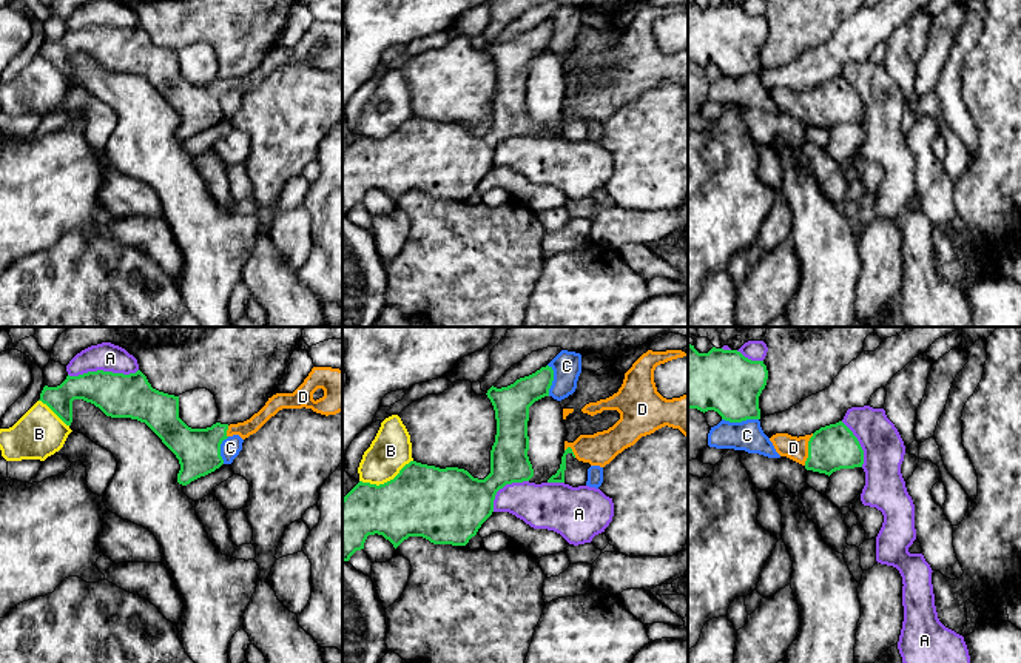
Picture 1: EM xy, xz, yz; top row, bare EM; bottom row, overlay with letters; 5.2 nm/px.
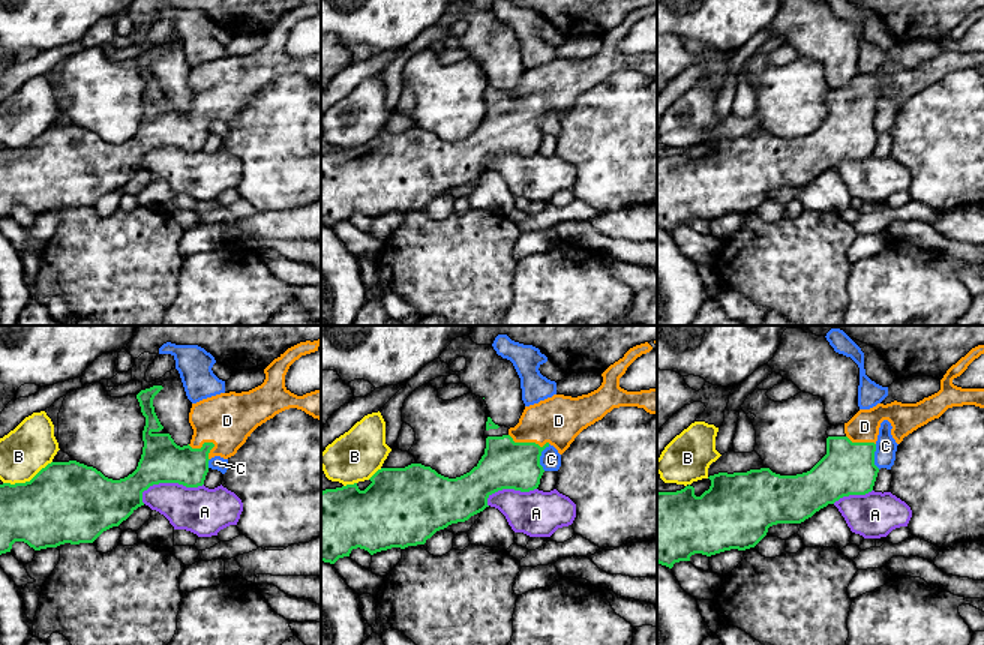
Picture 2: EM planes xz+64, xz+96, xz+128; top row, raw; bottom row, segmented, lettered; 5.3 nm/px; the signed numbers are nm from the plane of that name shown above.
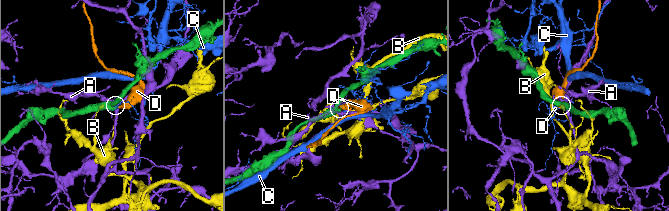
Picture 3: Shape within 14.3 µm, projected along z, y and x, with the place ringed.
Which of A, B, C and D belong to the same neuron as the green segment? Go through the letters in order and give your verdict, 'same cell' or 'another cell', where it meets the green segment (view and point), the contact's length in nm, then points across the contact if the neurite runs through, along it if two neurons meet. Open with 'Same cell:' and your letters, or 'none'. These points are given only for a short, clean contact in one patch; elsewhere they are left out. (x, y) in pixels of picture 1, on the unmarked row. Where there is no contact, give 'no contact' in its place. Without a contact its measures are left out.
Same cell: D
A: another cell | xy (102, 25) | 360 nm
B: another cell | xz (387, 136) | 300 nm
C: another cell | yz (741, 76) | 190 nm
D: same cell | yz (808, 104) | 180 nm | across yz (832, 102), (808, 104), (793, 102)

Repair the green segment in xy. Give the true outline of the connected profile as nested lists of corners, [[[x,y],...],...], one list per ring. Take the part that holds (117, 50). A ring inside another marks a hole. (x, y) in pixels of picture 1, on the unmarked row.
[[[313,22],[304,37],[293,48],[273,49],[250,74],[230,80],[216,77],[207,83],[188,82],[179,72],[179,51],[153,43],[140,25],[130,29],[103,25],[88,26],[79,31],[68,29],[57,42],[45,40],[39,56],[46,59],[66,80],[71,80],[74,54],[91,57],[111,72],[131,72],[145,77],[179,114],[180,125],[177,128],[177,137],[187,140],[224,119],[221,111],[221,99],[224,94],[233,89],[239,89],[242,94],[248,93],[282,63],[305,62],[325,71],[342,66],[342,25]]]

